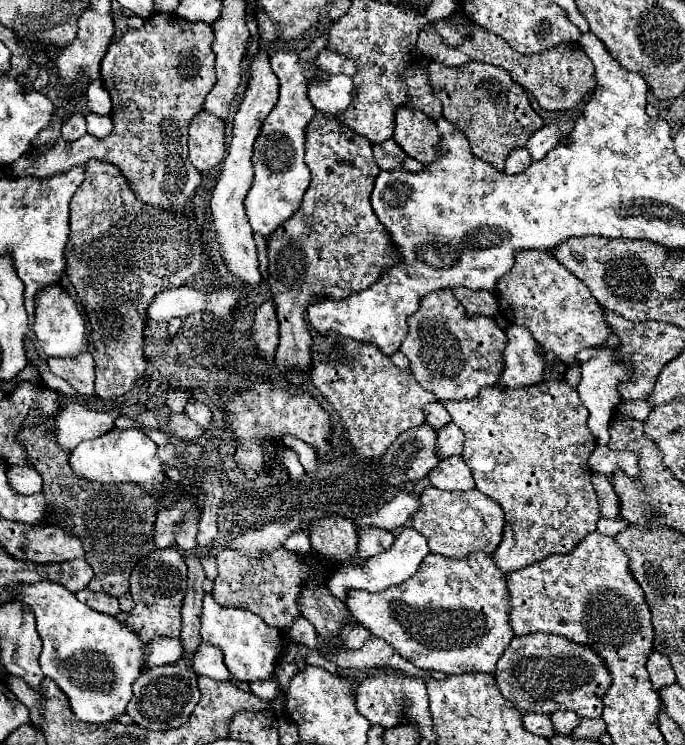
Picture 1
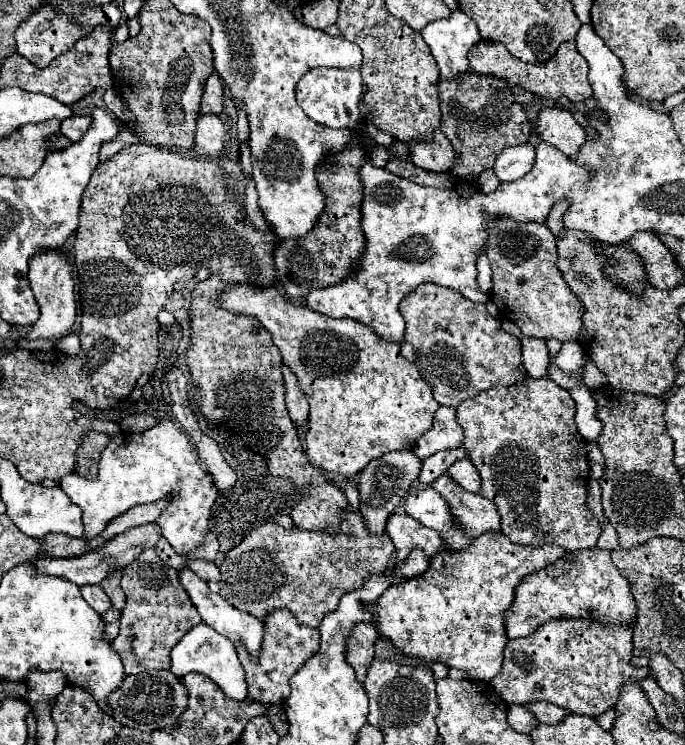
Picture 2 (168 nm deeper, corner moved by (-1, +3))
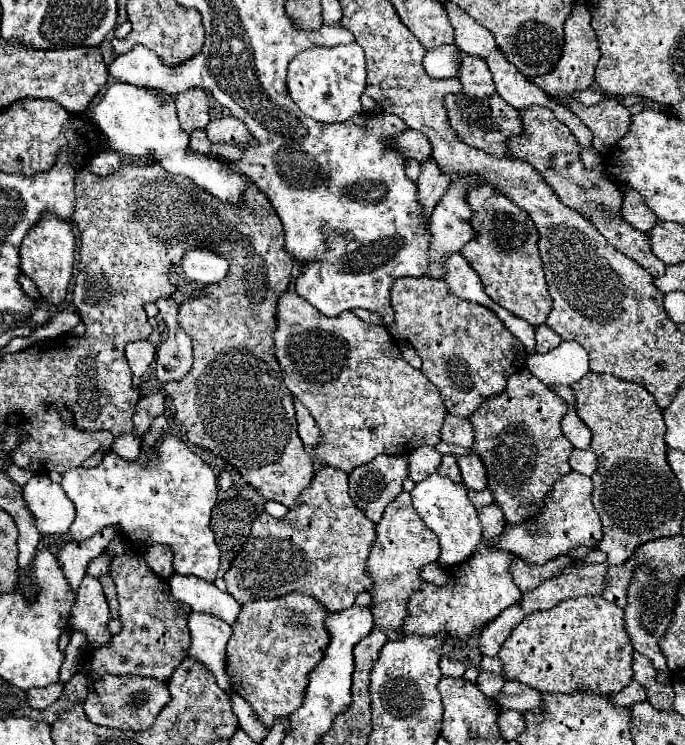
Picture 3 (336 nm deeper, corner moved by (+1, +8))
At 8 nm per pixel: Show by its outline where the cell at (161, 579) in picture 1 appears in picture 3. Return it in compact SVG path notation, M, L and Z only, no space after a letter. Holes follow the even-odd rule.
M126 552L122 556L116 556L110 566L110 576L114 578L118 590L122 630L112 636L110 644L104 644L104 648L94 650L90 660L93 682L104 672L170 680L172 672L186 658L186 644L190 644L188 616L192 608L176 600L170 594L168 580L160 578L138 554Z

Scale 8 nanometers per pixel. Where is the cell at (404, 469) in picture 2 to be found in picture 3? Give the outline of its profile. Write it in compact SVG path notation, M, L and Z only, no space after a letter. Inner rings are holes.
M378 456L364 466L358 466L350 474L350 496L356 506L372 520L378 522L382 518L384 508L402 492L402 482L408 478L408 456Z

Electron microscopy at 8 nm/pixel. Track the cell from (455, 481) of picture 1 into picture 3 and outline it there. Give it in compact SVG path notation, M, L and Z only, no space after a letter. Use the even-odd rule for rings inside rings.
M470 452L466 456L460 456L458 466L460 466L462 480L470 490L484 490L486 488L486 470L484 470L484 464L478 458L478 454Z

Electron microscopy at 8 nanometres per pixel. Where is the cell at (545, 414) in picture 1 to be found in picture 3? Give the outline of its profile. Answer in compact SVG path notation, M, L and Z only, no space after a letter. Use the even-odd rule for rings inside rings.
M520 370L510 376L504 392L486 398L470 416L474 426L472 450L484 462L488 490L502 508L508 526L536 518L554 482L572 470L568 462L574 446L564 436L560 424L566 412L566 400L554 394L532 372Z

